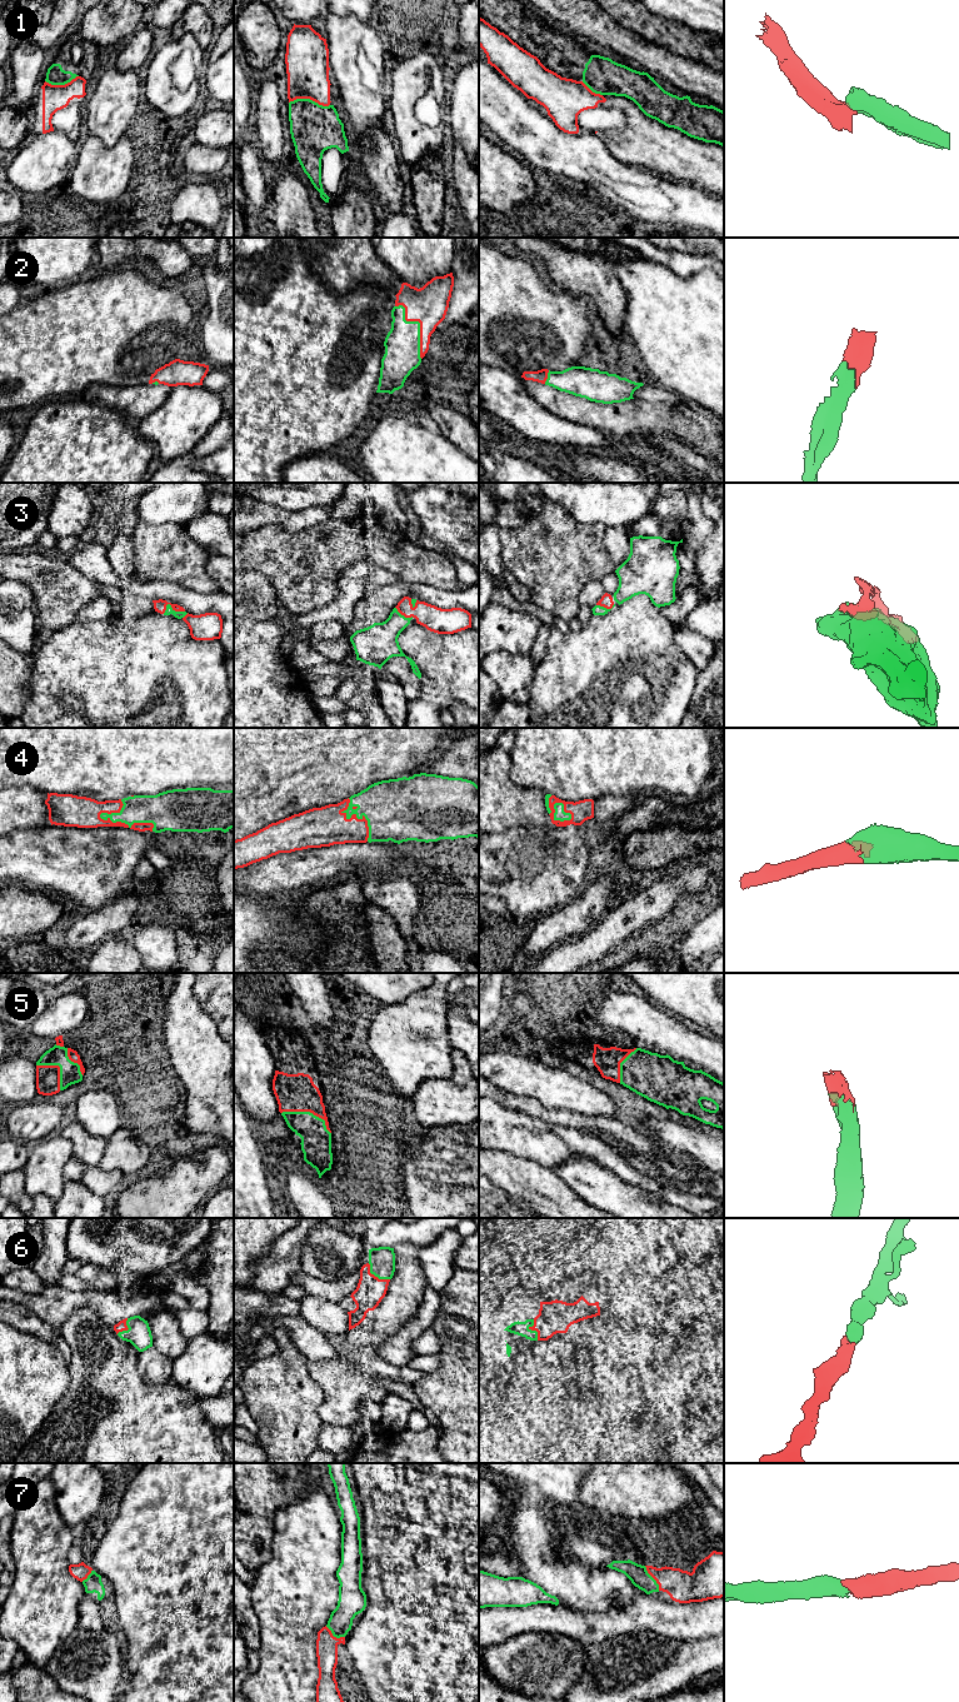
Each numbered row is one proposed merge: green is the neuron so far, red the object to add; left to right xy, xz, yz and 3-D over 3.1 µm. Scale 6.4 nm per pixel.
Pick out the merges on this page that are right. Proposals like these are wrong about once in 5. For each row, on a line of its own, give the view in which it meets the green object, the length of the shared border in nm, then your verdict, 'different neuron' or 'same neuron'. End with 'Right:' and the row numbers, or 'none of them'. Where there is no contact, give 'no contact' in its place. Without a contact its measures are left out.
1: contact in xz; length 260 nm; different neuron
2: contact in xz; length 380 nm; same neuron
3: contact in xy; length 140 nm; same neuron
4: contact in xy; length 360 nm; same neuron
5: contact in xz; length 340 nm; same neuron
6: contact in xz; length 180 nm; same neuron
7: contact in yz; length 190 nm; same neuron
Right: 2, 3, 4, 5, 6, 7

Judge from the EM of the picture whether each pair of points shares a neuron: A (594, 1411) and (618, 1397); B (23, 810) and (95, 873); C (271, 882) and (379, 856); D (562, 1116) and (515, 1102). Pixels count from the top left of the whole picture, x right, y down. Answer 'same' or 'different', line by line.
A: different
B: different
C: same
D: same

